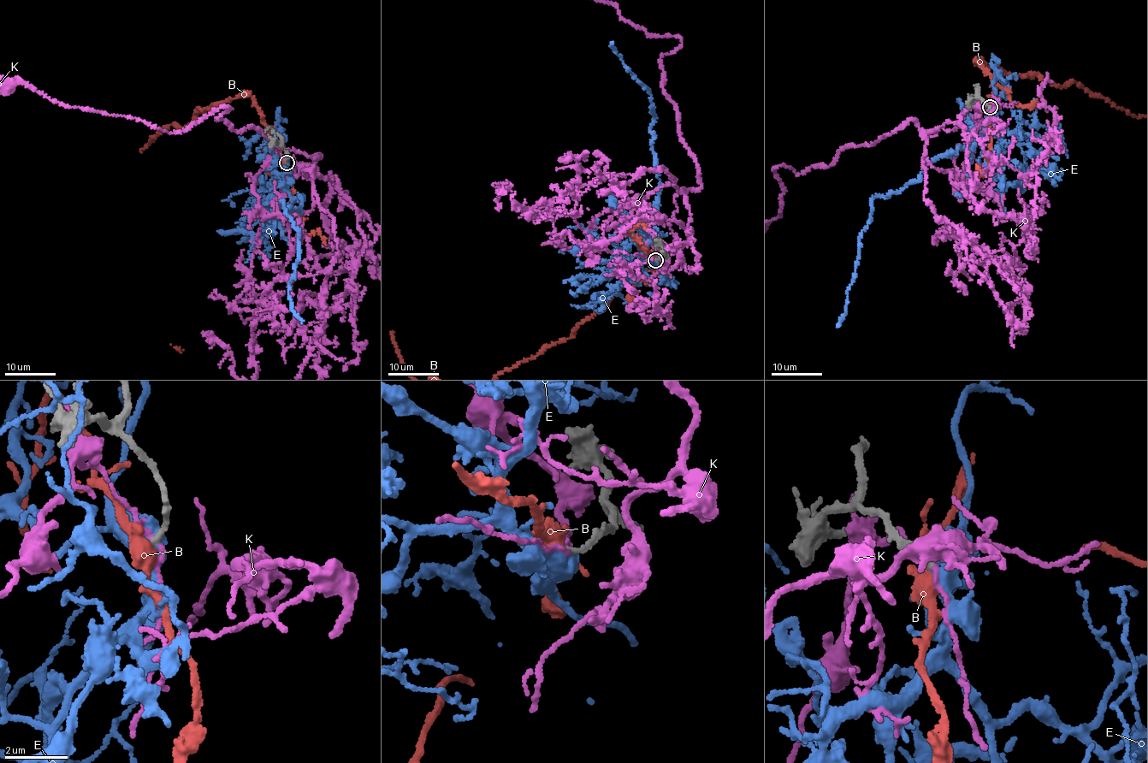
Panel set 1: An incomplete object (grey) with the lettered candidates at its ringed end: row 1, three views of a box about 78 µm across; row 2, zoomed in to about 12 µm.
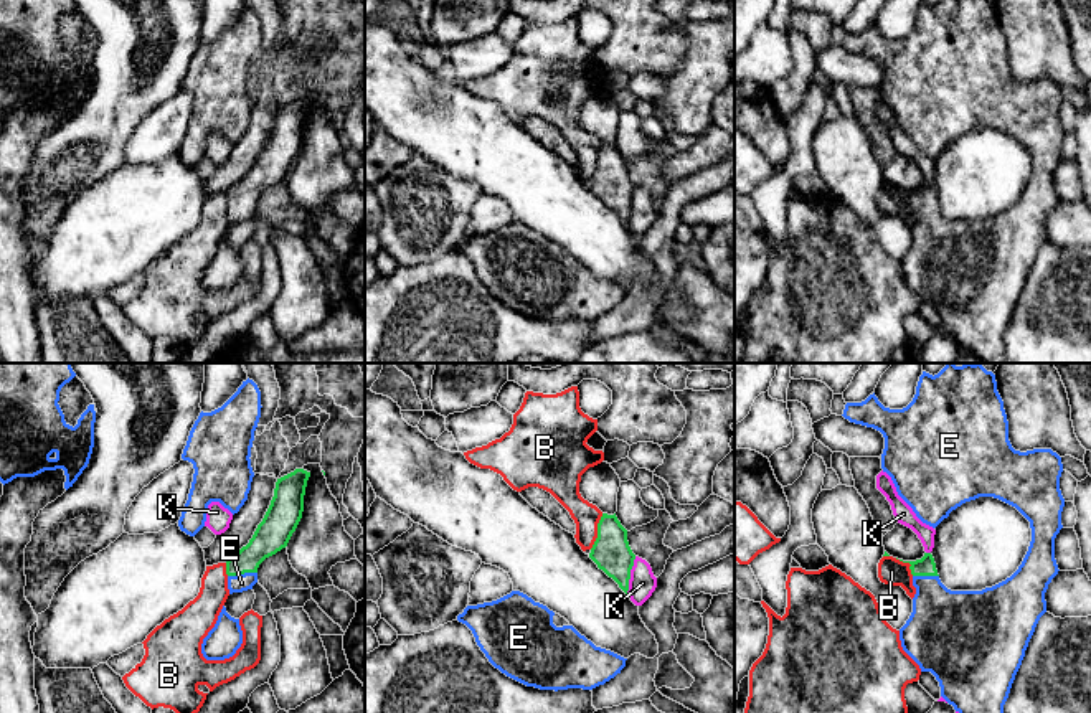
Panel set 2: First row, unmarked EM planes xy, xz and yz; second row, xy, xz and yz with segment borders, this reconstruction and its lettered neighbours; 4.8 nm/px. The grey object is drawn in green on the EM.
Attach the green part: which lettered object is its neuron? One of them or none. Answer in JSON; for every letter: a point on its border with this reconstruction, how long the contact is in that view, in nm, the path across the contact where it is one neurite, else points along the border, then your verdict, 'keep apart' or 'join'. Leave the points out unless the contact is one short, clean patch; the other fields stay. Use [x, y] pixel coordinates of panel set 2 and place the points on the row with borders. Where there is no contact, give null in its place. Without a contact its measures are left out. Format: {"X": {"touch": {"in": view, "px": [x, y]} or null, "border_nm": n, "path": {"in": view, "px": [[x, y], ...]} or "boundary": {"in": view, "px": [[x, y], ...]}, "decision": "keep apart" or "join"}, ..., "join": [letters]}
{"B": {"touch": {"in": "xz", "px": [598, 532]}, "border_nm": 190, "boundary": {"in": "xz", "px": [[603, 514], [598, 524], [598, 537], [590, 548]]}, "decision": "keep apart"}, "E": {"touch": {"in": "xy", "px": [241, 573]}, "border_nm": 150, "path": {"in": "xy", "px": [[273, 533], [246, 560], [241, 573], [241, 583]]}, "decision": "join"}, "K": {"touch": {"in": "xz", "px": [629, 575]}, "border_nm": 190, "boundary": {"in": "xz", "px": [[636, 557], [626, 593]]}, "decision": "keep apart"}, "join": ["E"]}

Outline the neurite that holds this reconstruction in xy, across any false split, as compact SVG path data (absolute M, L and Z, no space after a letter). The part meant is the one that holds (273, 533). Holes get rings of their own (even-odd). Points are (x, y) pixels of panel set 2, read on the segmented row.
M295 469L277 479L271 505L253 538L226 561L229 594L253 589L259 564L287 546L302 512L310 472Z

